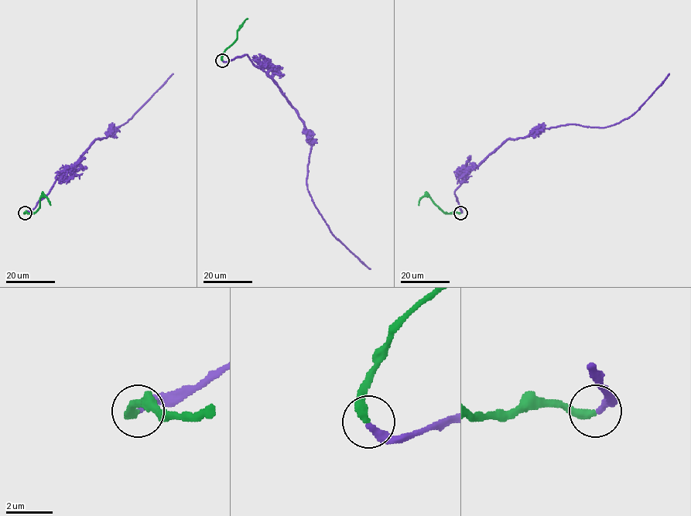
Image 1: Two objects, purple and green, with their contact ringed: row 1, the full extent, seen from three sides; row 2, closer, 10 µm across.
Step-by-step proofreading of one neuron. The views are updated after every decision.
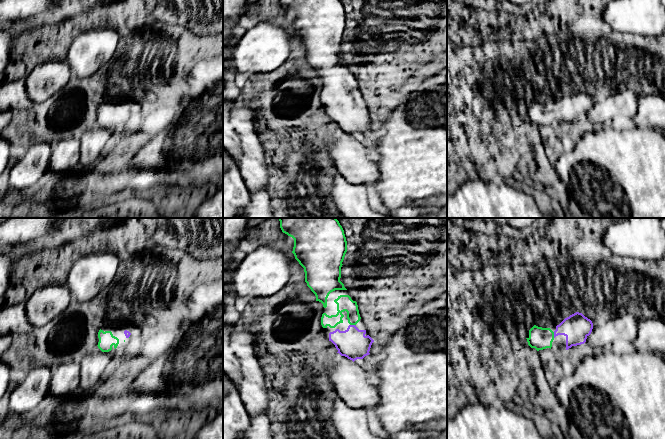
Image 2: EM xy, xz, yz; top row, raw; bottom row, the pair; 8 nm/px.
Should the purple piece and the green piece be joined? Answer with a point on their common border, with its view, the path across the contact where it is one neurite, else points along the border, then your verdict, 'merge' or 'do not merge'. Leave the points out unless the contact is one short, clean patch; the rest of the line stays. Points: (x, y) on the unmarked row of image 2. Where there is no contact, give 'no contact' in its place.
meets purple in yz at (554, 111); runs through yz (576, 103), (563, 104), (554, 111), (546, 111), (540, 114); merge

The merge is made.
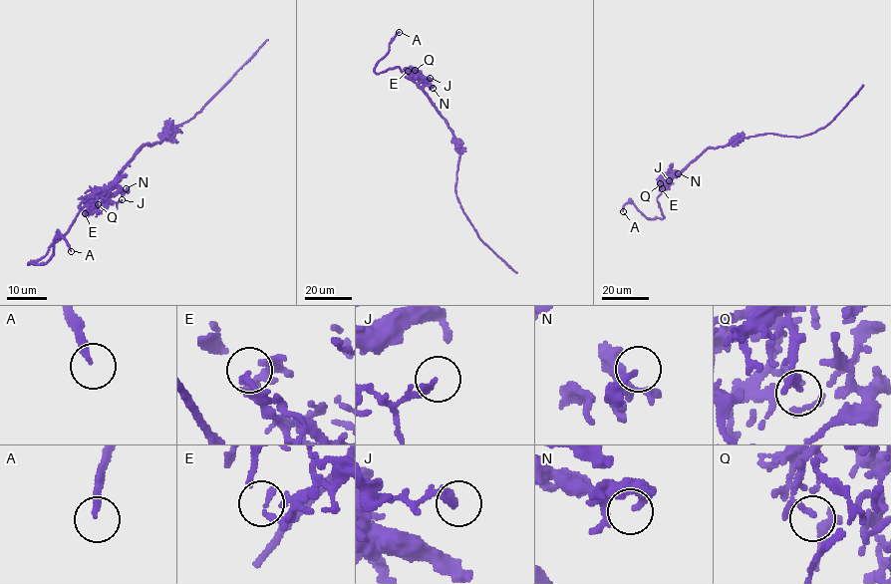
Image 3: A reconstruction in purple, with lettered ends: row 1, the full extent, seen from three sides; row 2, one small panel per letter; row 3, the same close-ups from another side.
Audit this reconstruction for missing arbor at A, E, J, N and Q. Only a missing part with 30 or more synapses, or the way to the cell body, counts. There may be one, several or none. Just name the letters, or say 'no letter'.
A

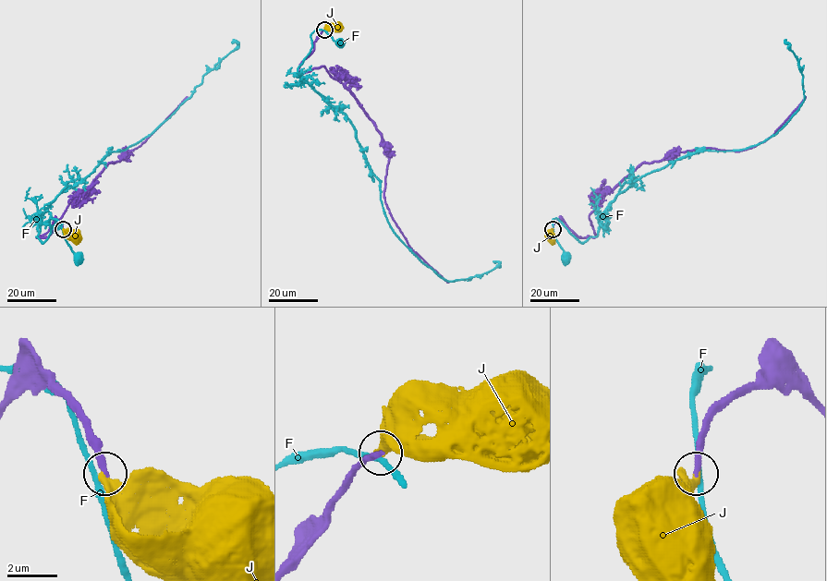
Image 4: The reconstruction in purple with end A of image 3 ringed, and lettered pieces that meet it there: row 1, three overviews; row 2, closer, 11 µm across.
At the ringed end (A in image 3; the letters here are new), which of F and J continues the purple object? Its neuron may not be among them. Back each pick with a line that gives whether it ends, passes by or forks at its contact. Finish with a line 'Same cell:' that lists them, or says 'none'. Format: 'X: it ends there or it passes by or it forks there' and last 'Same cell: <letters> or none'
J: it ends there
Same cell: J

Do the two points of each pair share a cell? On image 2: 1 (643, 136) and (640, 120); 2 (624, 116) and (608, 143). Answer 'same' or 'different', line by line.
1: different
2: different

